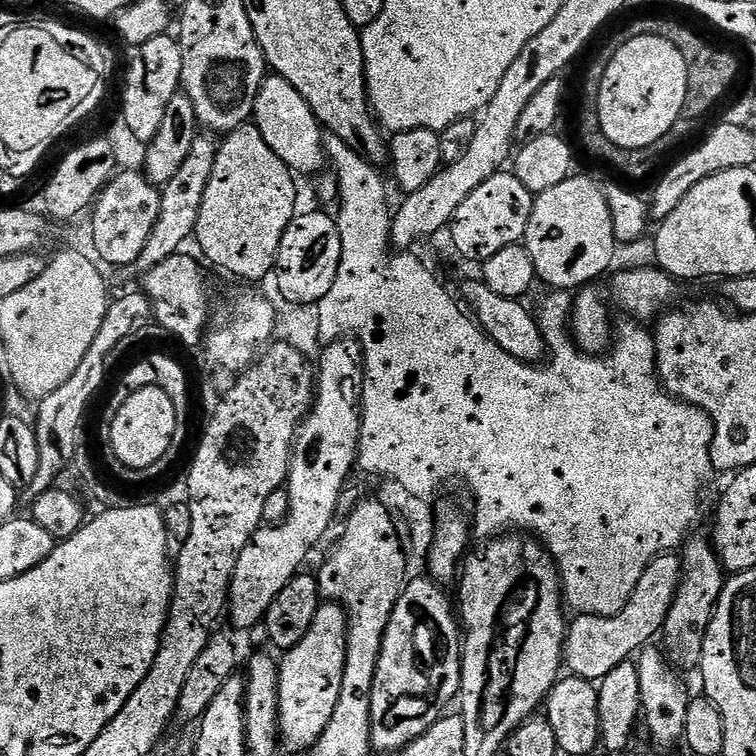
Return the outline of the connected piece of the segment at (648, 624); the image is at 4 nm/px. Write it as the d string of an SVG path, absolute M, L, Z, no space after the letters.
M665 554L652 560L638 580L630 600L618 615L578 614L565 631L565 669L584 680L599 682L621 662L631 659L636 650L661 633L682 576L683 561L677 555Z

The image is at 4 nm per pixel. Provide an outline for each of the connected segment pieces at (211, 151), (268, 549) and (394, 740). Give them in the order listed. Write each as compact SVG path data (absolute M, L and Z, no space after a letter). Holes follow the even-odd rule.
M197 135L194 146L190 146L190 154L182 162L178 174L170 178L160 188L160 205L158 206L158 222L154 222L154 230L150 230L150 238L146 238L146 246L142 246L142 254L130 265L130 272L136 278L145 276L151 268L158 266L158 262L166 262L166 258L177 255L184 242L190 240L195 233L201 202L205 198L206 186L209 184L210 174L213 173L216 161L217 141L211 135Z
M340 338L325 350L318 360L316 374L316 399L312 410L300 425L296 440L292 443L292 456L288 459L288 514L279 524L261 526L250 538L246 550L238 558L238 566L232 575L232 584L228 588L227 615L232 615L232 624L236 628L252 628L263 621L270 610L270 602L282 594L286 582L290 582L301 571L304 559L312 552L312 547L323 538L336 516L336 507L340 504L340 495L344 492L344 483L348 480L352 468L358 464L358 445L360 443L360 413L362 411L362 393L364 391L364 361L359 343L352 338Z
M412 578L405 583L382 638L370 700L372 746L377 753L394 754L426 734L445 715L444 707L460 695L462 632L453 609L448 609L440 593L443 591L431 579L423 579ZM420 624L432 631L432 641L424 648L424 660L420 660L416 649Z

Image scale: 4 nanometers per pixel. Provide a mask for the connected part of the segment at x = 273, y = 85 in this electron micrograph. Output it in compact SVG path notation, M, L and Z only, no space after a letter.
M275 74L265 78L258 90L254 123L262 138L266 138L270 150L274 150L274 154L278 154L278 158L282 158L284 165L292 169L293 173L316 171L319 173L321 171L319 168L323 164L325 167L326 153L322 139L322 125L302 98L302 94L298 94L298 90L290 86L290 82Z

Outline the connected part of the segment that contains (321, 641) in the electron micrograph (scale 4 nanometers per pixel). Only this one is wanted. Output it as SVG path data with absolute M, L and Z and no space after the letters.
M324 602L314 614L306 638L283 653L284 661L278 664L278 742L283 751L307 753L334 718L334 706L338 706L342 694L342 670L346 670L347 636L348 616L344 609L335 602Z

